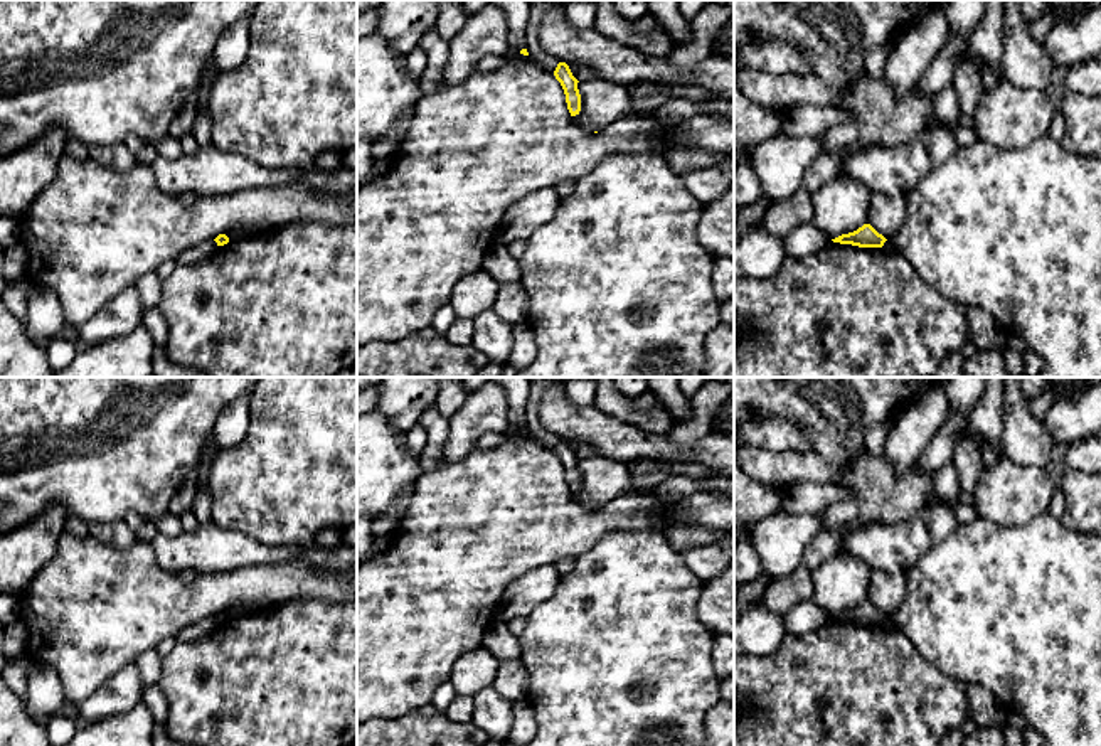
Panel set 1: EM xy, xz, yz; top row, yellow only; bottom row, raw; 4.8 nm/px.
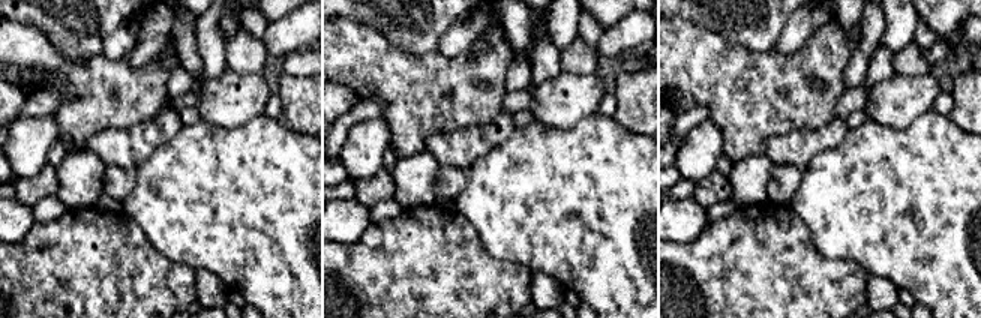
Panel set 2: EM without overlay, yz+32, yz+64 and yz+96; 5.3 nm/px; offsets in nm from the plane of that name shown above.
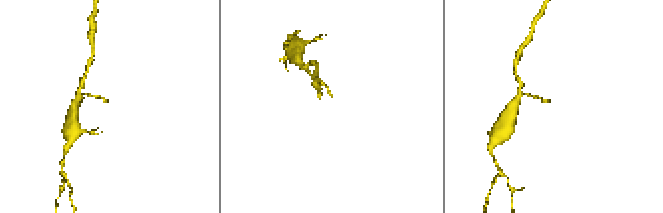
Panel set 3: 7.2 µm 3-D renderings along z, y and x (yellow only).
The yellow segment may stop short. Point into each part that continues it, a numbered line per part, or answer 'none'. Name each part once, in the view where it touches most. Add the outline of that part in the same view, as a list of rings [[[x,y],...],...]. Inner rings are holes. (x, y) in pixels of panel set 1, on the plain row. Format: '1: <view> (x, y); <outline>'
none

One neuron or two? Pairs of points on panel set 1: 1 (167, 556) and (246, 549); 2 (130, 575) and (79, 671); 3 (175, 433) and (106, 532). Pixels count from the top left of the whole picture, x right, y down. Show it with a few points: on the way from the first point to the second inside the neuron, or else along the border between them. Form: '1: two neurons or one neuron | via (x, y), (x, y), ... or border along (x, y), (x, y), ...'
1: one neuron | via (187, 551), (226, 549)
2: one neuron | via (113, 598), (86, 625), (86, 647)
3: two neurons | border along (122, 521), (90, 527)

